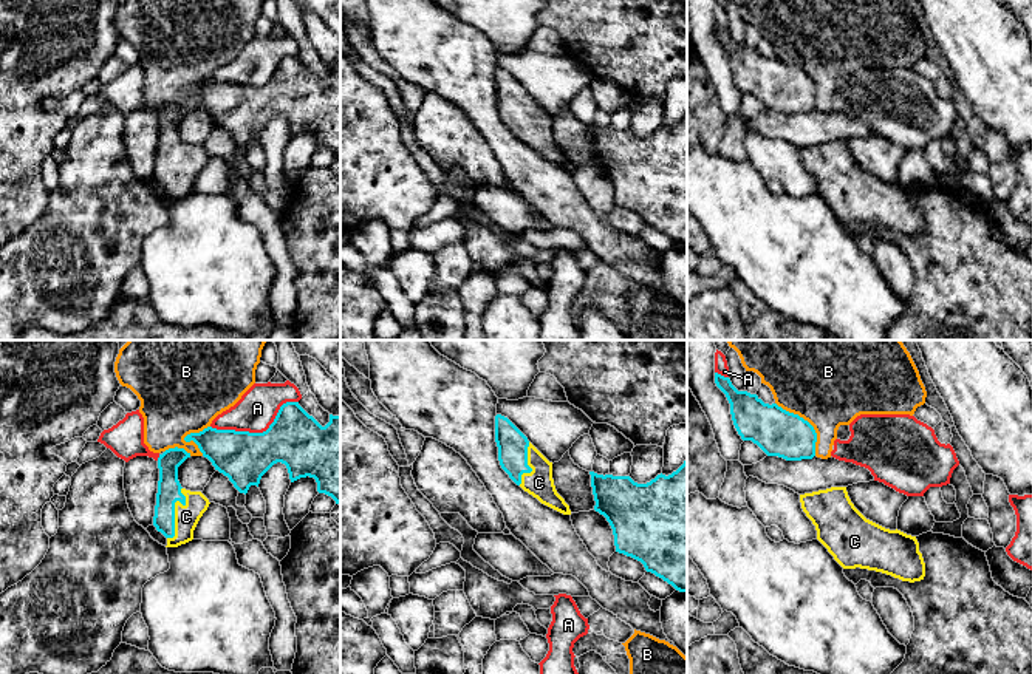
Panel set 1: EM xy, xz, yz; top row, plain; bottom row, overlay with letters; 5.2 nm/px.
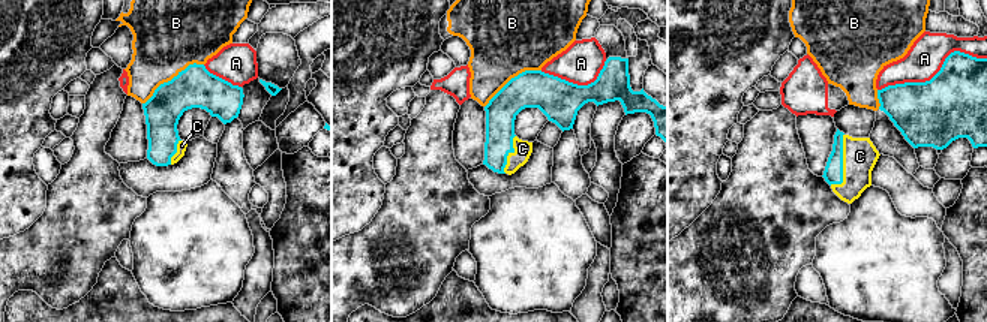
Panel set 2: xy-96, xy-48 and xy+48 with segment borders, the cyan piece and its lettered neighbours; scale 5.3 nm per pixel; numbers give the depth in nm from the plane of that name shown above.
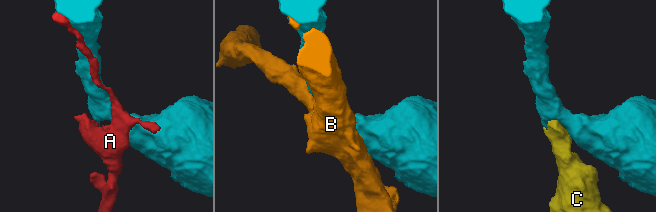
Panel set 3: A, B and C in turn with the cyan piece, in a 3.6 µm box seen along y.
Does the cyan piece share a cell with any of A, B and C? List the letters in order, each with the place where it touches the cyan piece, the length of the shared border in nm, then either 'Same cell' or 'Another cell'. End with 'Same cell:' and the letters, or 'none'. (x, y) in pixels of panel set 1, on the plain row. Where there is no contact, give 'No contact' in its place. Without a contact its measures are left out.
A: Touches cyan at xy (257, 87). Shared border 480 nm. Another cell
B: Touches cyan at yz (808, 76). Shared border 360 nm. Another cell
C: Touches cyan at xy (174, 164). Shared border 280 nm. Same cell
Same cell: C

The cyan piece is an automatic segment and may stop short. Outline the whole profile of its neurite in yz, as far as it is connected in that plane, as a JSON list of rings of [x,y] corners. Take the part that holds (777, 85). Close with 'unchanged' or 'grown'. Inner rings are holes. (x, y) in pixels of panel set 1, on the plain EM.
[[[718,26],[715,37],[730,57],[732,74],[743,94],[752,94],[767,110],[786,114],[815,110],[817,87],[808,74],[777,57],[764,57],[757,48],[738,45],[729,31]]]; unchanged

